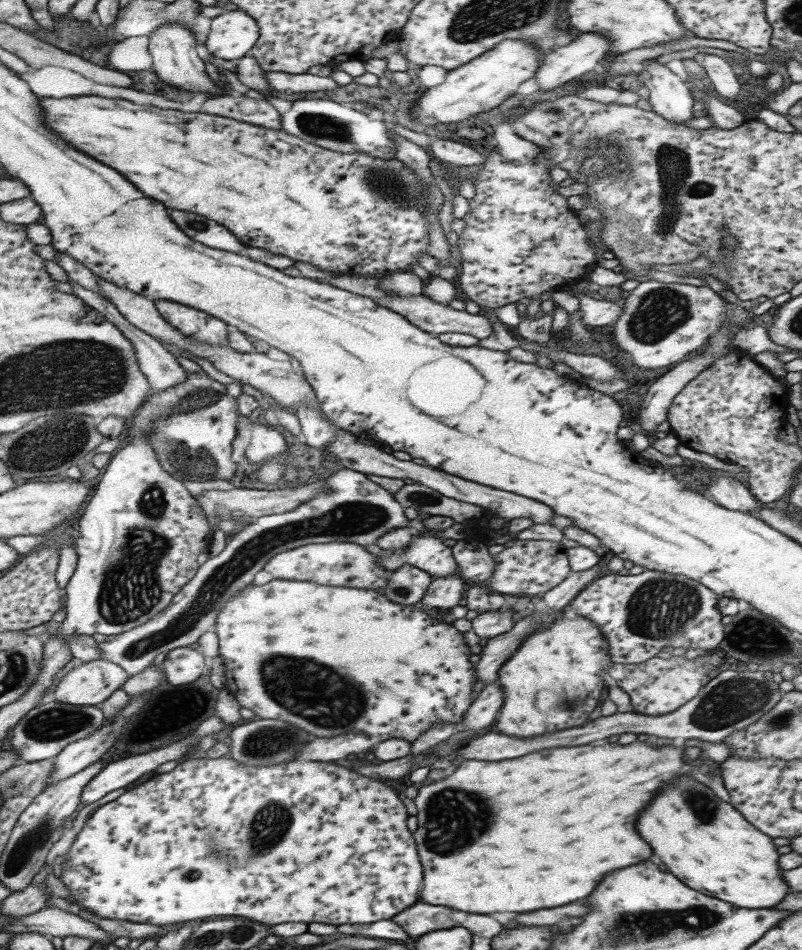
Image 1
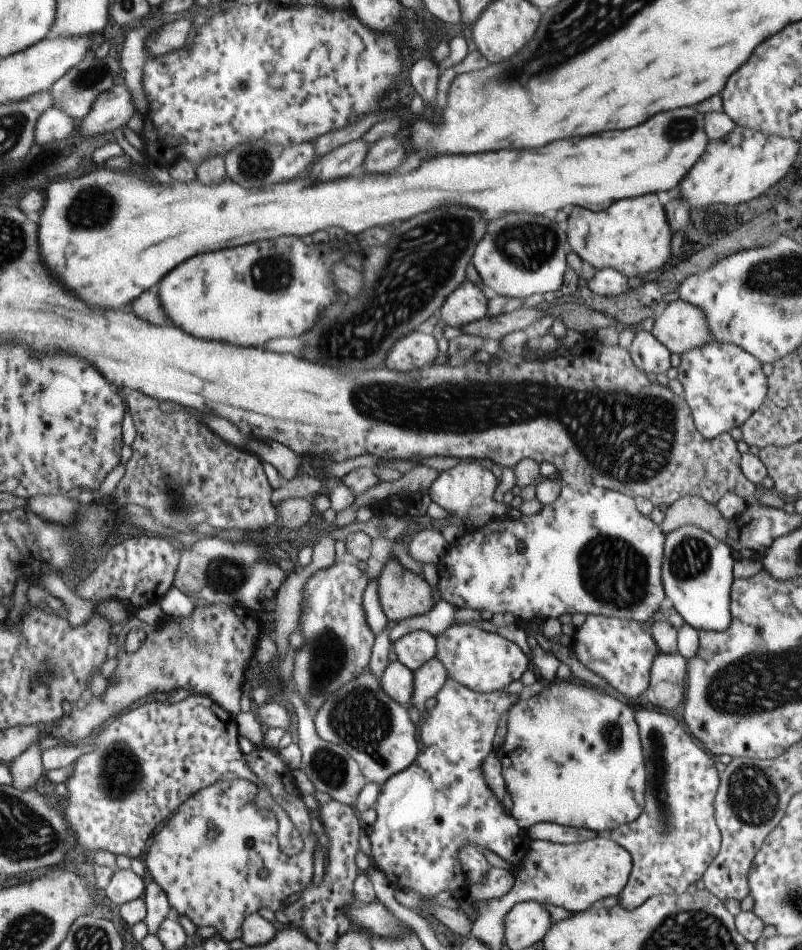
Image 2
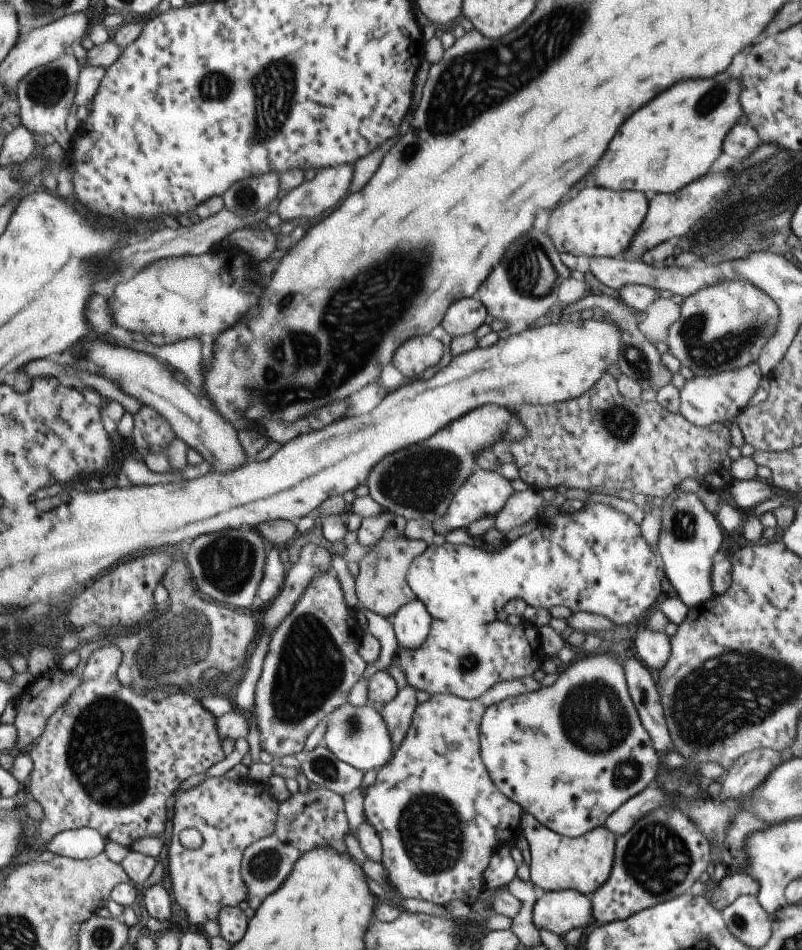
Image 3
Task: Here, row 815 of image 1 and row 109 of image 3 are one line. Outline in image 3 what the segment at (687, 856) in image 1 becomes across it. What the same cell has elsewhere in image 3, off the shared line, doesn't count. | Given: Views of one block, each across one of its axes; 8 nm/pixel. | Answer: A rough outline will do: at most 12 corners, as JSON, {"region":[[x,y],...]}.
{"region":[[737,80],[673,84],[621,124],[593,184],[673,194],[742,114]]}

